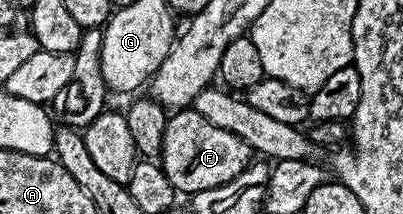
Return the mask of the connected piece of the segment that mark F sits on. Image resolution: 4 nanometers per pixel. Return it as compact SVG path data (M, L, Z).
M176 109L169 114L164 140L160 143L158 162L177 193L184 194L185 191L185 196L191 197L202 189L226 185L226 181L234 181L238 173L247 169L253 159L252 147L242 137L211 124L198 111Z

